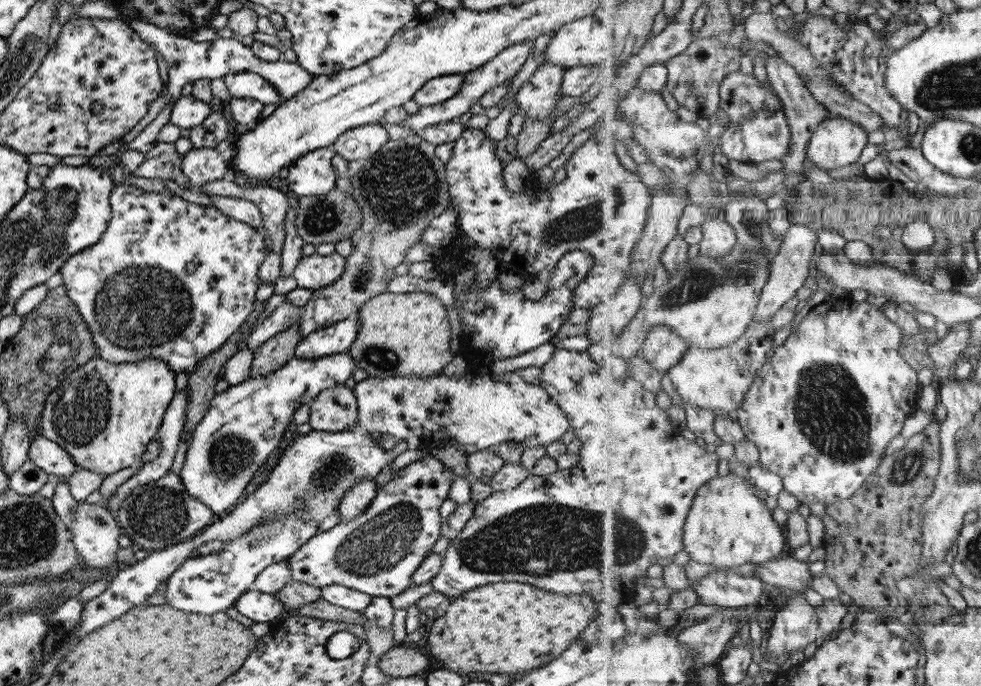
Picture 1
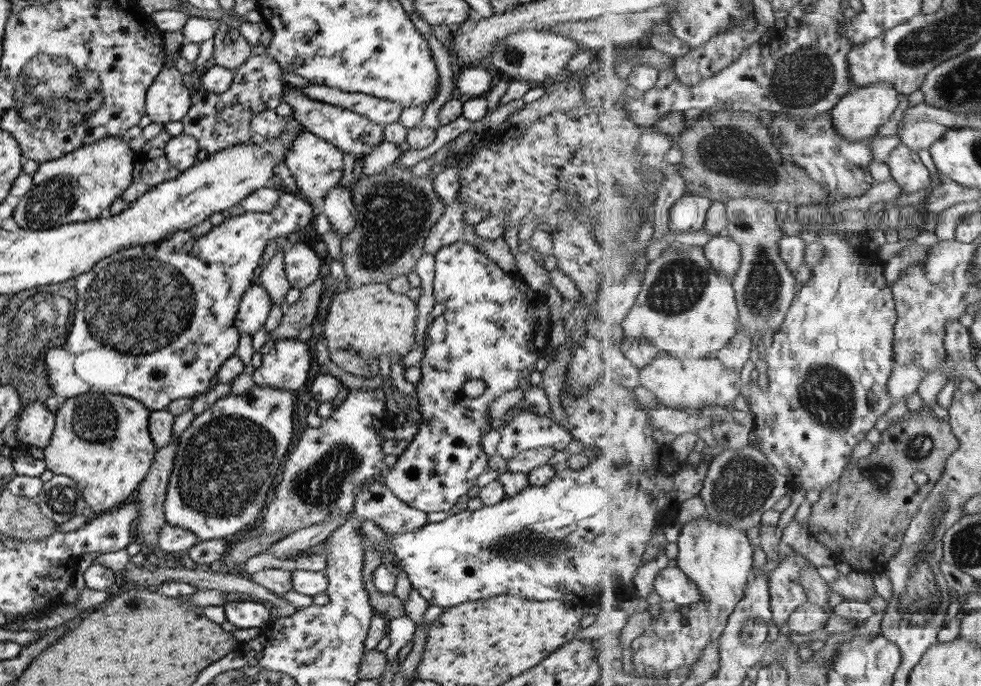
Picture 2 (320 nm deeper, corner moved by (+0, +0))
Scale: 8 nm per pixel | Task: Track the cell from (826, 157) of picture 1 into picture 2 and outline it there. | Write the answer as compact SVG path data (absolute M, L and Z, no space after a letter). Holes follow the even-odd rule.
M875 82L859 87L849 92L843 100L832 110L833 126L835 130L849 142L861 142L873 138L883 124L887 124L893 116L893 112L899 108L899 95L901 95L893 83Z

